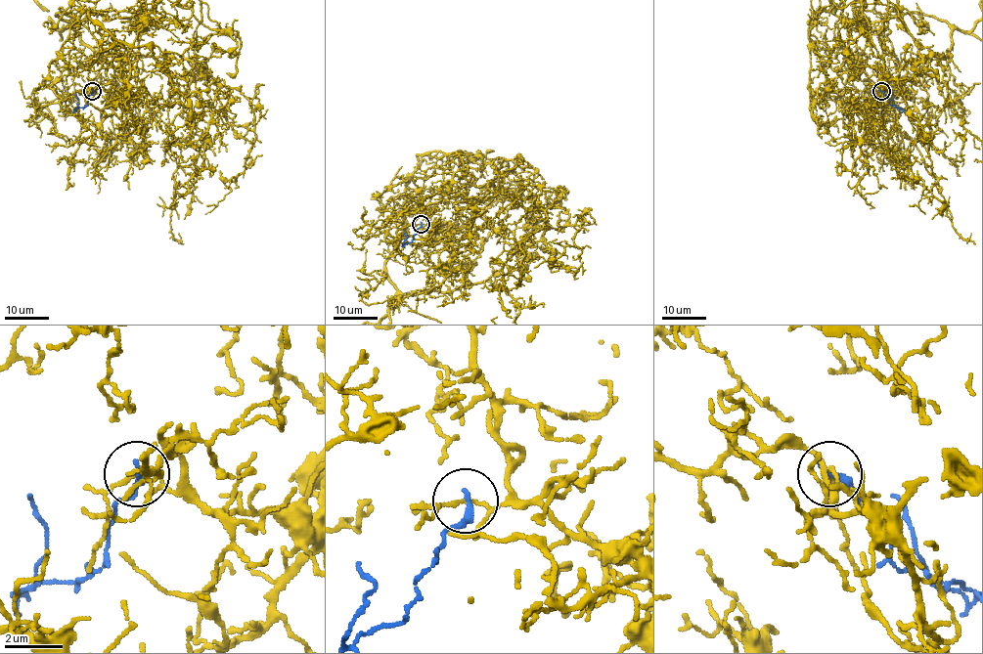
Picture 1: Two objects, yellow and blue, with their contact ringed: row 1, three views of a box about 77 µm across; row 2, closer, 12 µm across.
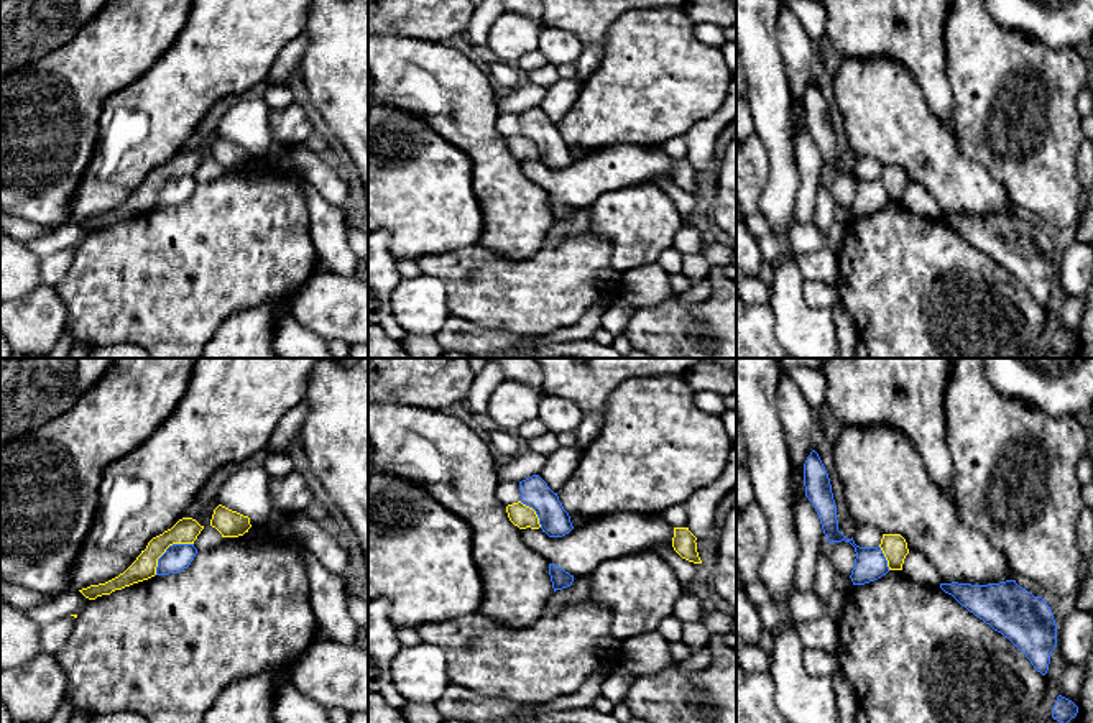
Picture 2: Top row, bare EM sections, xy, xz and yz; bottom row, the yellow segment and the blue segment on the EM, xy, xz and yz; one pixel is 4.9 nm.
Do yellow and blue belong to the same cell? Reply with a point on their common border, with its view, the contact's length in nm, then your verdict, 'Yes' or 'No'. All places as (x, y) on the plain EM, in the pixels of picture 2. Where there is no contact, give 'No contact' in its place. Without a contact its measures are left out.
Touches yellow at xy (166, 179). Shared border 240 nm. No

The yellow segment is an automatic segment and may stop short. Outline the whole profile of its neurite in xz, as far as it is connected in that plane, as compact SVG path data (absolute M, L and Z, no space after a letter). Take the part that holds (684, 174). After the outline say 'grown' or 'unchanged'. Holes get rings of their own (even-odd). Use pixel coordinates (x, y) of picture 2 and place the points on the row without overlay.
M674 159L672 179L685 192L702 196L697 184L697 169L689 159Z; unchanged

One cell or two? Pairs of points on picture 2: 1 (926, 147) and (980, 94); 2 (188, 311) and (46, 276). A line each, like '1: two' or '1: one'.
1: two
2: two

